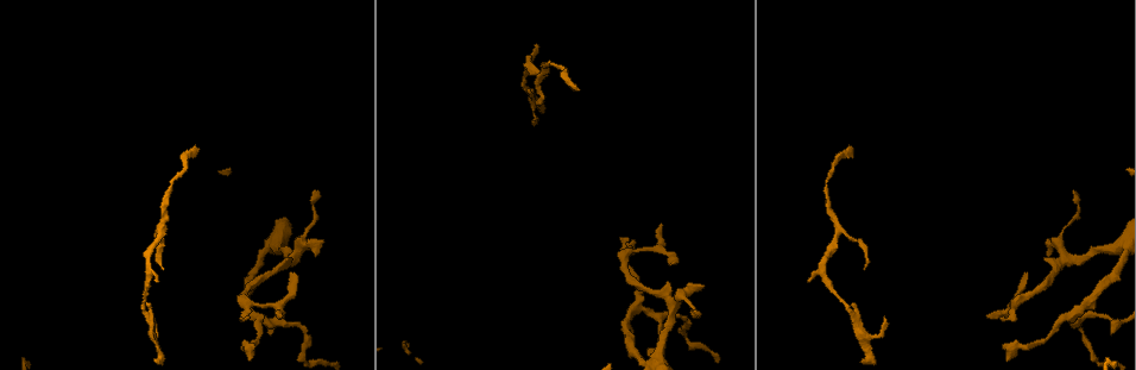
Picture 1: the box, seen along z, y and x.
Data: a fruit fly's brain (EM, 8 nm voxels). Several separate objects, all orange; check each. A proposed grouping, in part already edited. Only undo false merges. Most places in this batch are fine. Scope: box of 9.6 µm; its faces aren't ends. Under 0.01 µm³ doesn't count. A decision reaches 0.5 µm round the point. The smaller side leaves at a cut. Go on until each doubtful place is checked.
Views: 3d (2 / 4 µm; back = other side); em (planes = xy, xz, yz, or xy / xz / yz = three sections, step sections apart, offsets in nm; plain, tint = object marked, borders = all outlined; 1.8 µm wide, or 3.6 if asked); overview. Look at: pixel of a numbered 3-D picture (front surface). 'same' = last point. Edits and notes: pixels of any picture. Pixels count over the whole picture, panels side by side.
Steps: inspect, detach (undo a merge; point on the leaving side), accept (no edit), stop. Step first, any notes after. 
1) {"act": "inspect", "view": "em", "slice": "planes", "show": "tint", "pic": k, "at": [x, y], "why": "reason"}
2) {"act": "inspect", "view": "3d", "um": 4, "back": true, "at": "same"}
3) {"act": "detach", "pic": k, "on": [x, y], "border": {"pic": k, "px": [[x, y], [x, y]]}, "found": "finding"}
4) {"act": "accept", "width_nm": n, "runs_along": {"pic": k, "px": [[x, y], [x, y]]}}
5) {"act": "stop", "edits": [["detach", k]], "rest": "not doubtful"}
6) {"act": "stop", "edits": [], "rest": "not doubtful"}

{"act": "inspect", "view": "em", "slice": "planes", "show": "tint", "pic": 1, "at": [634, 309], "why": "a fork"}

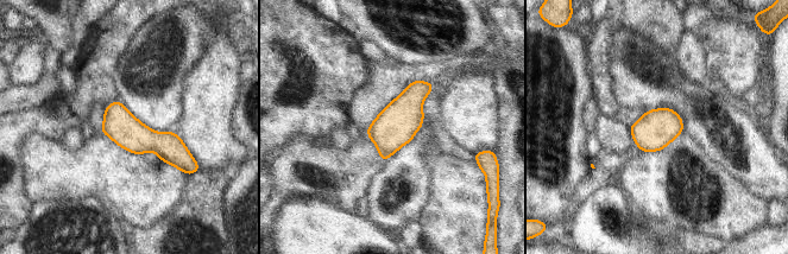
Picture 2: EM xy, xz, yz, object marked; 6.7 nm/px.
{"act": "accept", "width_nm": 220, "runs_along": {"pic": 2, "px": [[108, 109], [187, 166]]}, "found": "all the same cell"}

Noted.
{"act": "inspect", "view": "em", "slice": "xy", "step": 8, "show": "tint", "pic": 1, "at": [671, 305], "why": "four or more arms meet"}

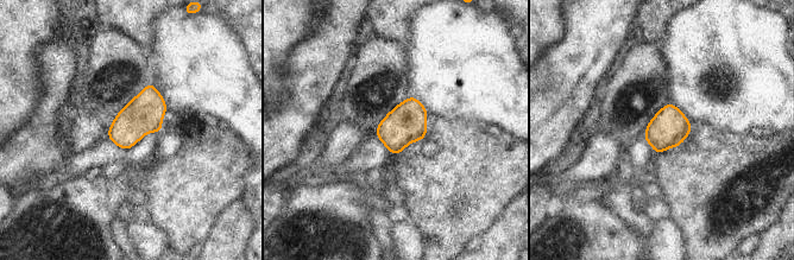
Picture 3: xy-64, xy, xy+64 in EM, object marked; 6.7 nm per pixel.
{"act": "accept", "found": "continuous, no second cell"}

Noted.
{"act": "inspect", "view": "em", "slice": "planes", "show": "tint", "pic": 1, "at": [162, 229], "why": "abrupt turn"}

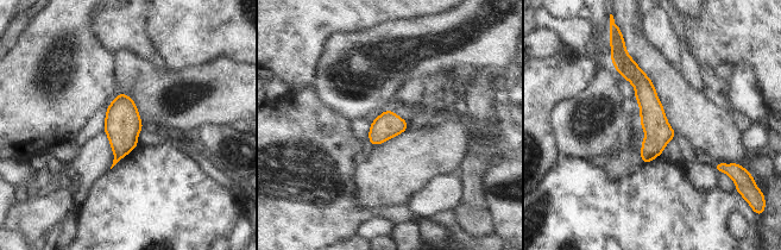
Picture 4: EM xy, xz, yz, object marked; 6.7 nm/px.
{"act": "accept", "runs_along": {"pic": 4, "px": [[619, 64], [652, 110], [644, 160]]}, "found": "continuous, no second cell"}

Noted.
{"act": "inspect", "view": "em", "slice": "planes", "show": "tint", "pic": 1, "at": [160, 353], "why": "thin neck"}

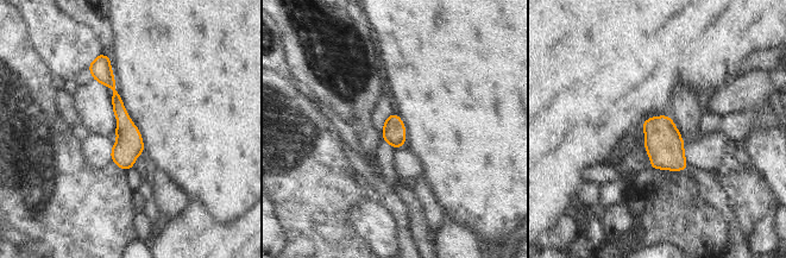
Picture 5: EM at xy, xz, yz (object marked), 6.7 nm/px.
{"act": "accept", "runs_along": {"pic": 5, "px": [[104, 64], [127, 133], [127, 165]]}, "found": "all the same cell"}

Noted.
{"act": "inspect", "view": "3d", "um": 4, "pic": 1, "at": [1069, 224], "why": "sudden change in width"}

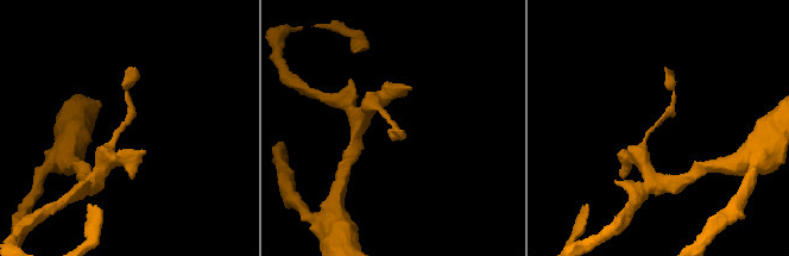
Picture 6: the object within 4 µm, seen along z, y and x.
{"act": "inspect", "view": "em", "slice": "yz", "step": 4, "show": "tint", "pic": 6, "at": [389, 122], "why": "now the EM"}

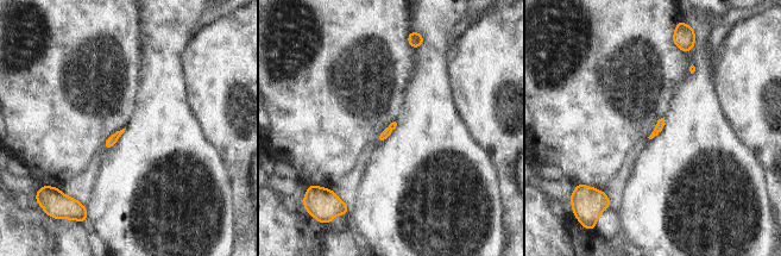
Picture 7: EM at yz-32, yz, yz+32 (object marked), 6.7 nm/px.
{"act": "inspect", "view": "em", "slice": "planes", "show": "tint", "at": "same", "why": "cut it another way"}

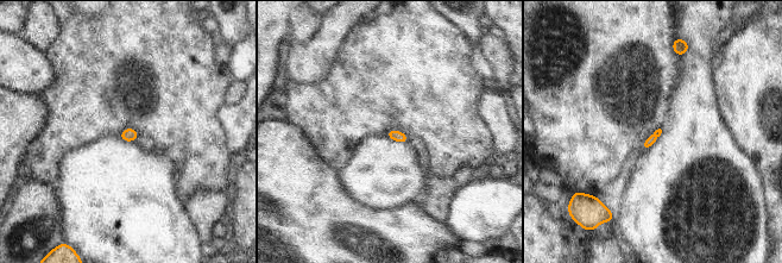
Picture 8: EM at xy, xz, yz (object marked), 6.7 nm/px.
{"act": "accept", "found": "one cell here"}

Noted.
{"act": "inspect", "view": "em", "slice": "xy", "step": 16, "show": "tint", "pic": 1, "at": [625, 254]}

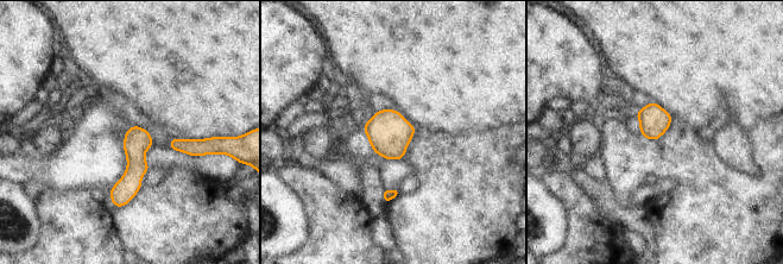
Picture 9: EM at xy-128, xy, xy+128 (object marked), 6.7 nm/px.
{"act": "inspect", "view": "em", "slice": "planes", "show": "tint", "at": "same", "why": "another direction"}

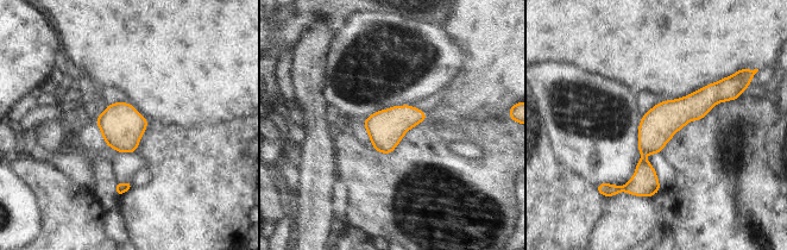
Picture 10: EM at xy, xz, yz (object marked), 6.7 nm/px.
{"act": "accept", "width_nm": 240, "found": "all the same cell"}

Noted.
{"act": "inspect", "view": "em", "slice": "yz", "step": 4, "show": "tint", "pic": 1, "at": [661, 249], "why": "arms part here"}

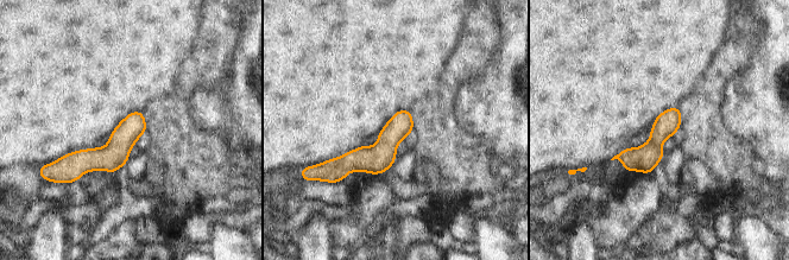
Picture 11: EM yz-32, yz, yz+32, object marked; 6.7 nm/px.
{"act": "accept", "found": "all the same cell"}

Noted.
{"act": "stop", "edits": [], "rest": "not doubtful"}

